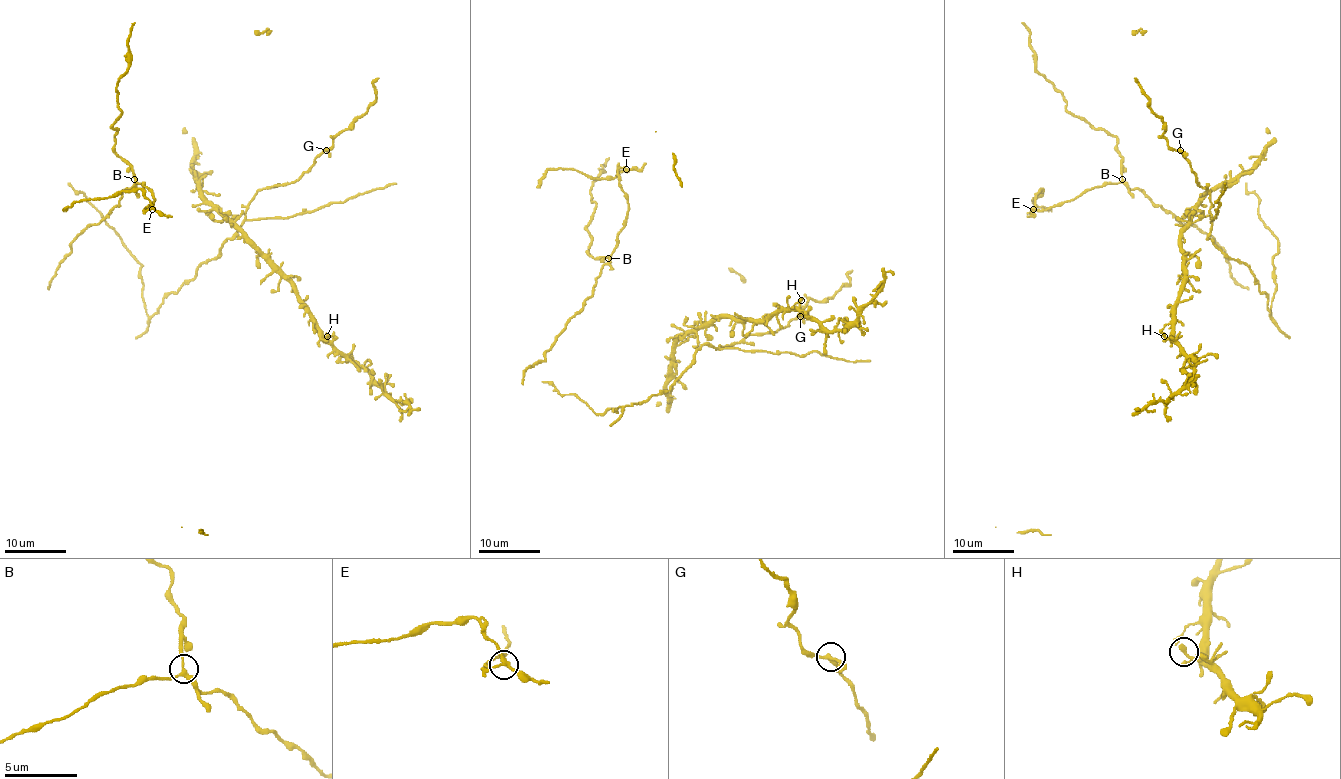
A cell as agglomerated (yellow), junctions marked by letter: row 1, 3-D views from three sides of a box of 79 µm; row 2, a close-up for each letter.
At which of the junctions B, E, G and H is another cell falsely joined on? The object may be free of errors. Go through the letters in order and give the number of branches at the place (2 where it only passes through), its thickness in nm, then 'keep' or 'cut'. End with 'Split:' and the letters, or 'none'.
B: branches 3; calibre 200 nm; keep
E: branches 3; calibre 200 nm; cut
G: branches 3; calibre 200 nm; keep
H: branches 3; calibre 180 nm; keep
Split: E

